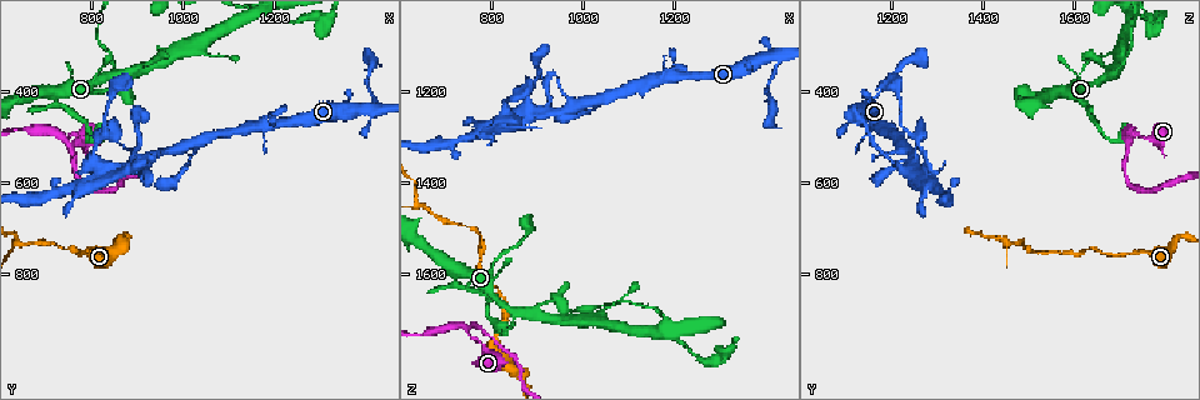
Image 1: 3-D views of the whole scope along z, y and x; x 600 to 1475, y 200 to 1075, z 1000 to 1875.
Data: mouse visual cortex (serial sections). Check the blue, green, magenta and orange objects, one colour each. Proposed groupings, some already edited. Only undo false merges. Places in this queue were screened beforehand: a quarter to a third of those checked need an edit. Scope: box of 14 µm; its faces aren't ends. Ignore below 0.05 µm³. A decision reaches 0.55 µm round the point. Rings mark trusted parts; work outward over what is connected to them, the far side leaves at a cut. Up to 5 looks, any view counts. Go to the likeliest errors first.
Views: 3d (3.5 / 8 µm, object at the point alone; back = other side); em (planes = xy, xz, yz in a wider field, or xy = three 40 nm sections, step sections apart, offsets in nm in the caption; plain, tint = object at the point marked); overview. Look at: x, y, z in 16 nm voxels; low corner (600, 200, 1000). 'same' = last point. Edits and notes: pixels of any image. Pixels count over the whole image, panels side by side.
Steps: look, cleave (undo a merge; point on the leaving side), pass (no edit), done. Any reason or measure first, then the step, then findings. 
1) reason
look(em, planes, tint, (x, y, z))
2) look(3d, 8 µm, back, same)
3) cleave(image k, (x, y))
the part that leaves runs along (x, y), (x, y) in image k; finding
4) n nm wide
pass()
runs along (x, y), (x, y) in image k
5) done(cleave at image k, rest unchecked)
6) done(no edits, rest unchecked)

calibre changes
look(3d, 8 µm, (745, 500, 1725))

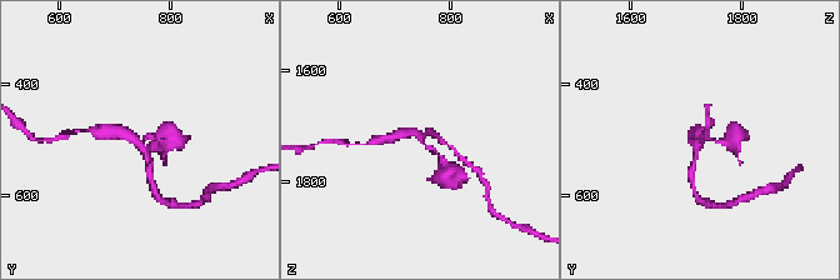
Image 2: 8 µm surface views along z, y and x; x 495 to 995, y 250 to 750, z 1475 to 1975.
3 arms; arms of 150, 150, 250 nm
look(em, xy, step 5, tint, (750, 505, 1730))

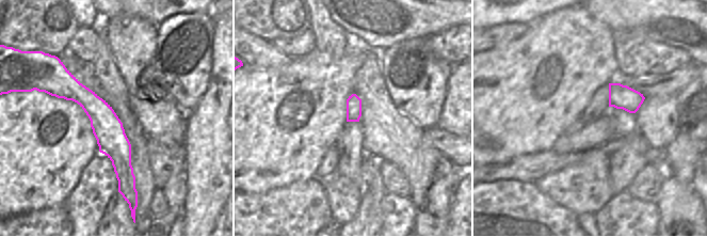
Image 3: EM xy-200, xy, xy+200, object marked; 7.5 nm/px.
pass()
runs along (66, 74), (102, 116), (124, 183) in image 3; all the same cell

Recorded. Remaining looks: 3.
three-way junction
look(3d, 8 µm, (850, 340, 1710))

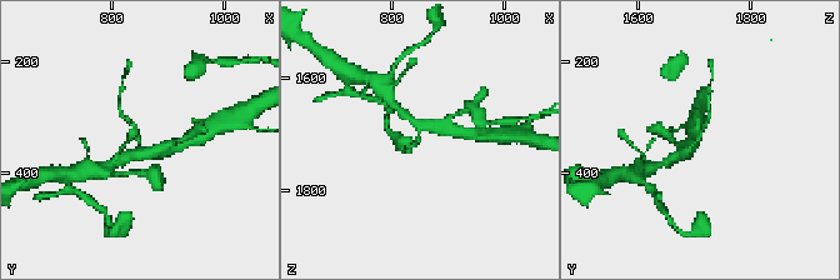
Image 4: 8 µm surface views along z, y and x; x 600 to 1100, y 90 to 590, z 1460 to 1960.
3 arms; arms of 100, 250, 350 nm
look(em, xy, step 3, tint, (850, 340, 1705))

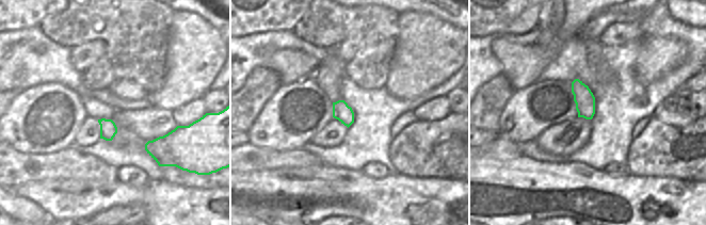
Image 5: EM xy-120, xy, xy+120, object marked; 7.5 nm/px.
pass()
runs along (674, 158), (698, 141), (709, 113) in image 4; continuous, no second cell

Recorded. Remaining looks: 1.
done(no edits, rest unchecked)

